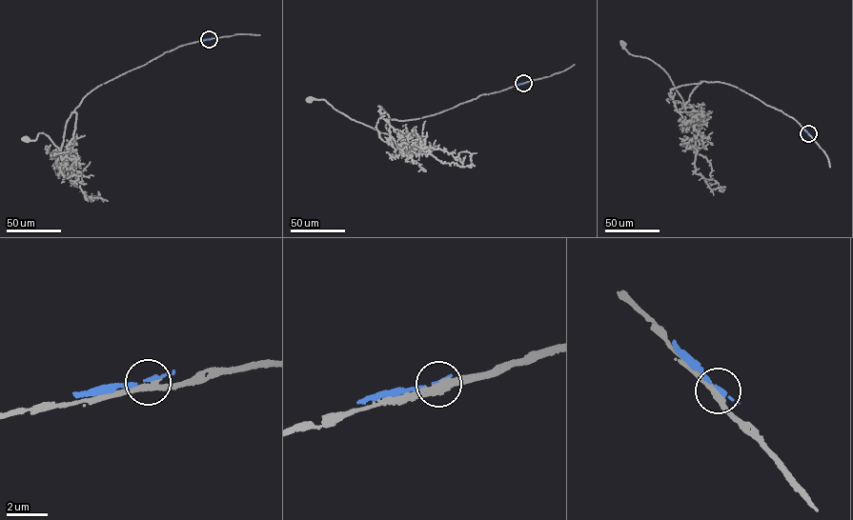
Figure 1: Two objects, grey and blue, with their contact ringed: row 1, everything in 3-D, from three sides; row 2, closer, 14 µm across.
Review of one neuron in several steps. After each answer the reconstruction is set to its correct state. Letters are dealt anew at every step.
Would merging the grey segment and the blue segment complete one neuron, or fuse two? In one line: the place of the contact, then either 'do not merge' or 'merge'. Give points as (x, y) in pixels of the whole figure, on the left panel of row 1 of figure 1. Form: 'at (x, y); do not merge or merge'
at (209, 39); do not merge

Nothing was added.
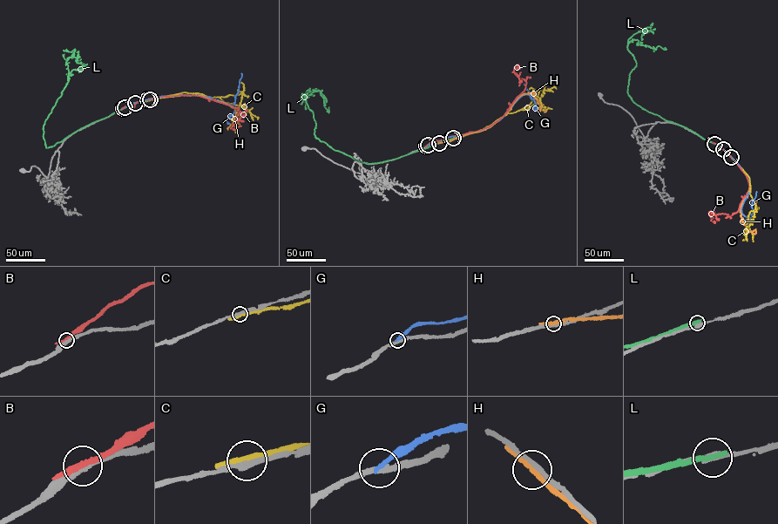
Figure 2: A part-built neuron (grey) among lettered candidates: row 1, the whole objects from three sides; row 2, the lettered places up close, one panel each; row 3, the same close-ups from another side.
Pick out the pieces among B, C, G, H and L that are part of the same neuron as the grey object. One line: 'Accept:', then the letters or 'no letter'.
Accept: no letter

